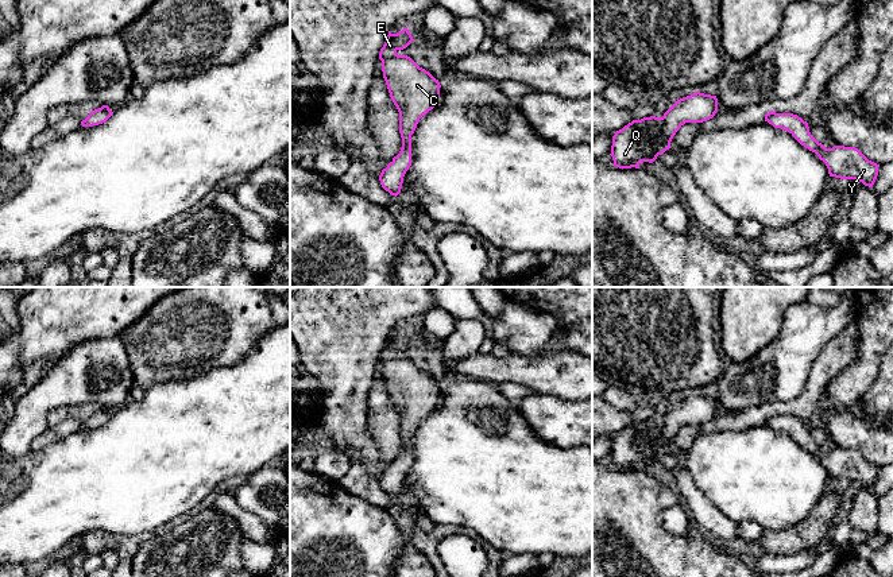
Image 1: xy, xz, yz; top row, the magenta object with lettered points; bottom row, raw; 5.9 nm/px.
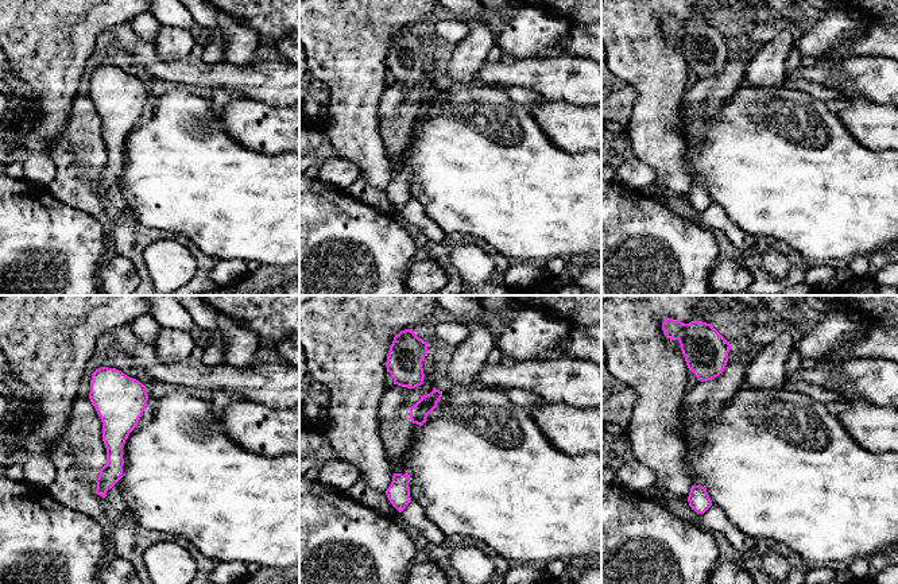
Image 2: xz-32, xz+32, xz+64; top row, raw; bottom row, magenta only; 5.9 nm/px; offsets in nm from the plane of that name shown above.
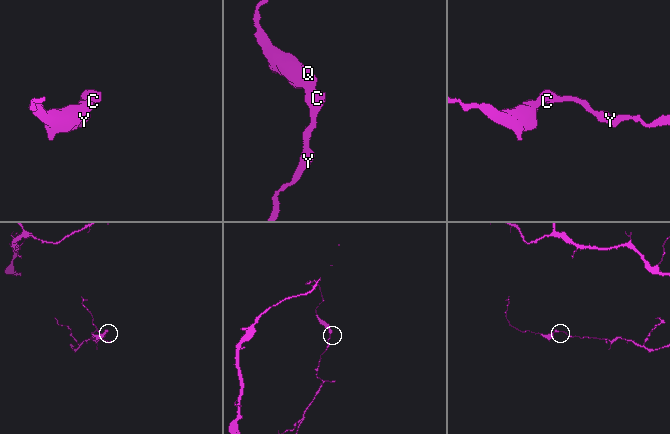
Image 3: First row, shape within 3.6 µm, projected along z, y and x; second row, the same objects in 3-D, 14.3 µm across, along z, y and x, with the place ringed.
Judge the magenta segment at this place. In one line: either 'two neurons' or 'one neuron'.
one neuron

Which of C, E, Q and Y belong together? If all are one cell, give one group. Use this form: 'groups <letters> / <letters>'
groups C E Q Y

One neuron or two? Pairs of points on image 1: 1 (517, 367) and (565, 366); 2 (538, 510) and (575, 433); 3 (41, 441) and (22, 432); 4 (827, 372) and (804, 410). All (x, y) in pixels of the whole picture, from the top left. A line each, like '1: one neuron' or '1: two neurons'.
1: one neuron
2: two neurons
3: two neurons
4: one neuron

